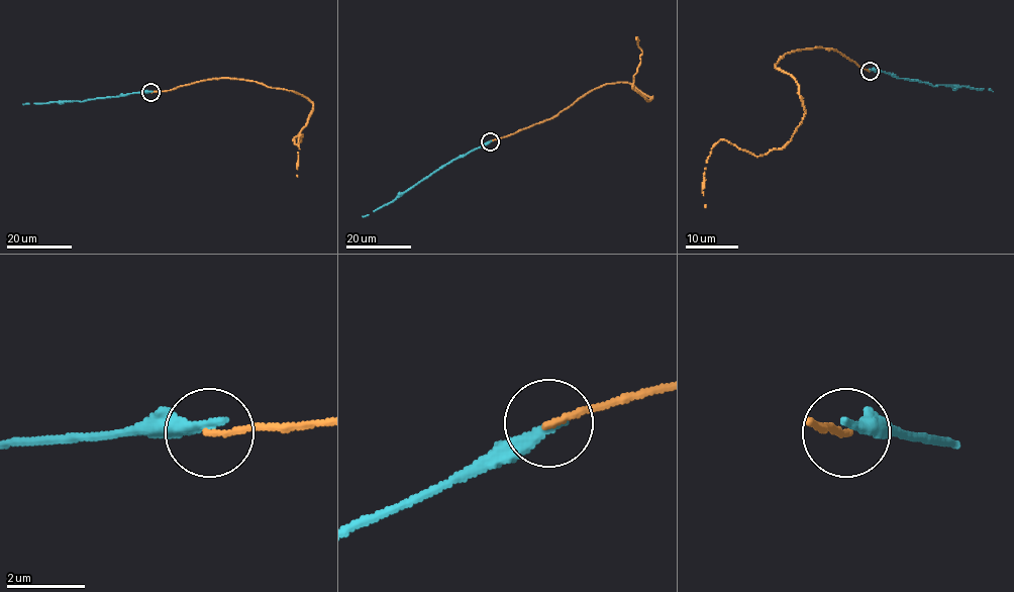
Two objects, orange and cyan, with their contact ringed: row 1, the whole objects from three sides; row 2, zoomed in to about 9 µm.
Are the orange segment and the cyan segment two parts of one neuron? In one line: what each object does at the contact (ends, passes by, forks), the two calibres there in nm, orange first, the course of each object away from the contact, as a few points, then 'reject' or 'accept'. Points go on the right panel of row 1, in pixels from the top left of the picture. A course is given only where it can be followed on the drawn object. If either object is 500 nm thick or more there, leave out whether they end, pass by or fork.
orange ends; cyan ends; calibres 160 and 360 nm; course orange (871, 70), (833, 50), (786, 54), (775, 65), (803, 119), (765, 154), (720, 140), (706, 207); course cyan (871, 70), (932, 86), (955, 85), (992, 90); reject

